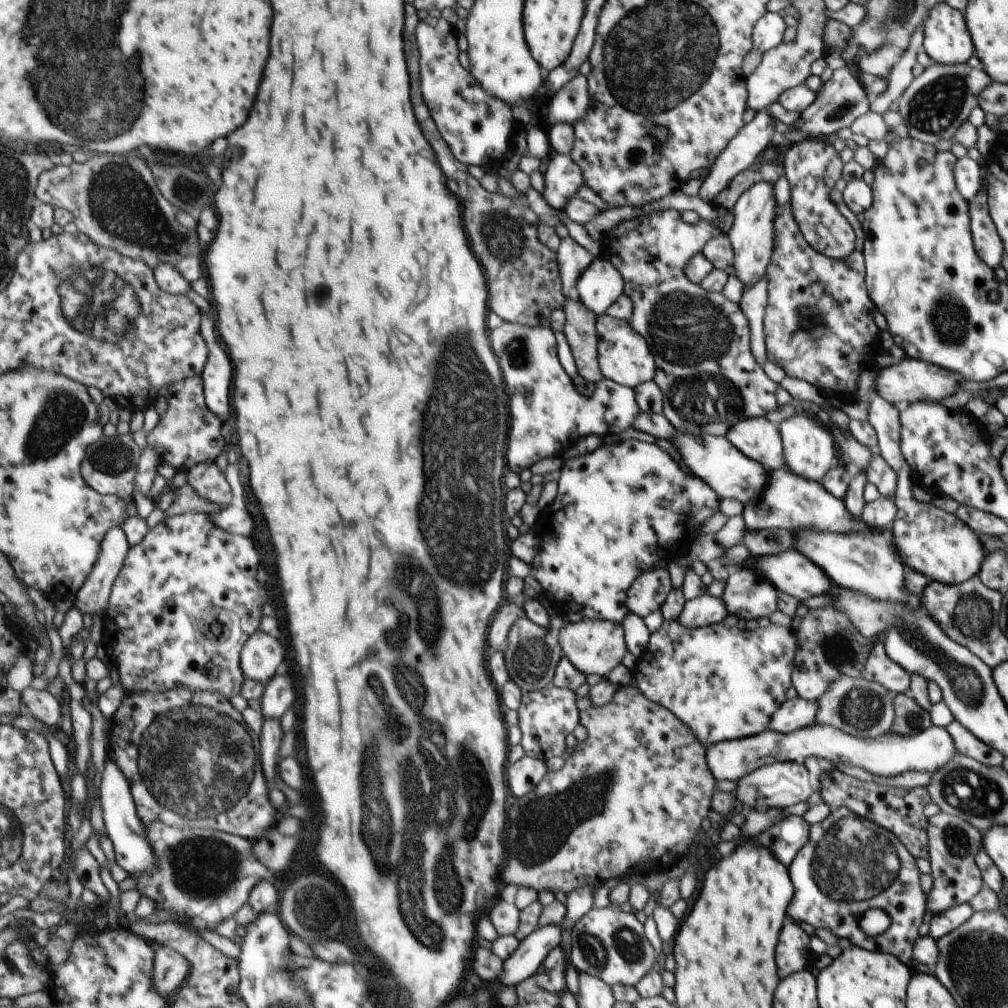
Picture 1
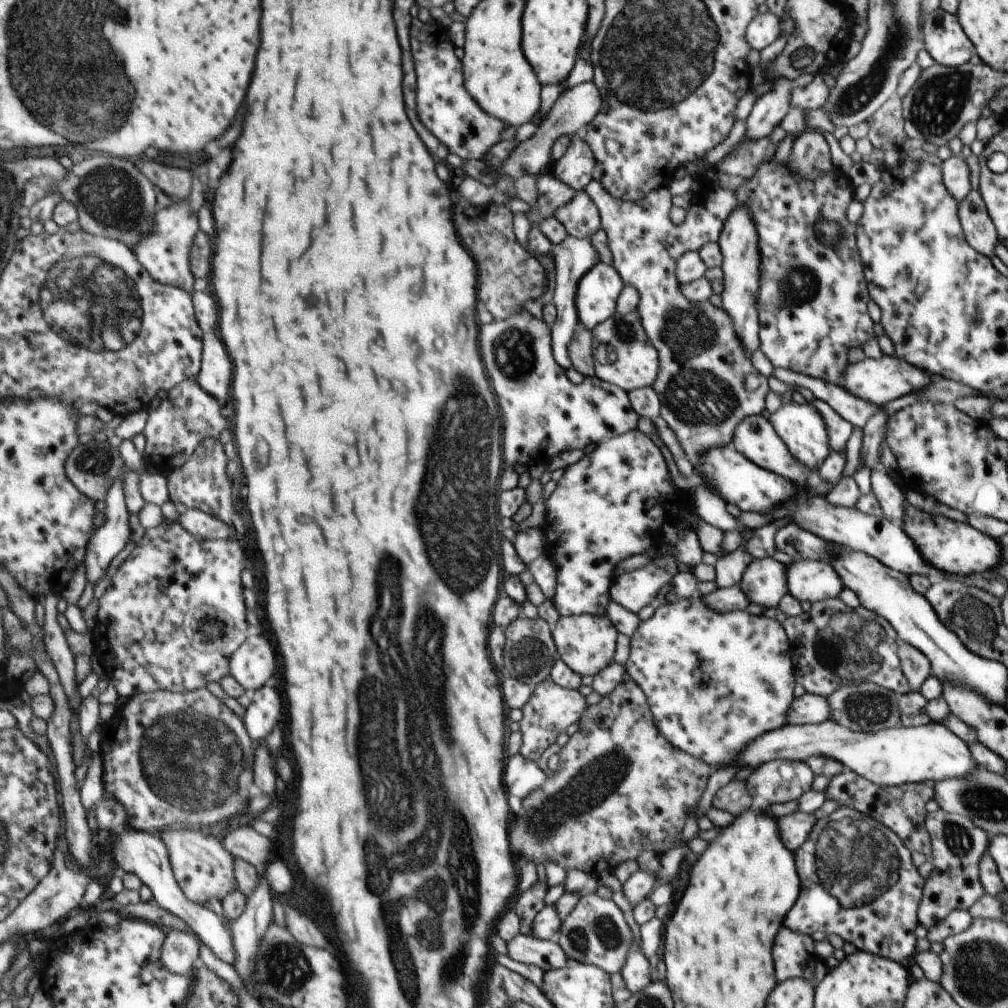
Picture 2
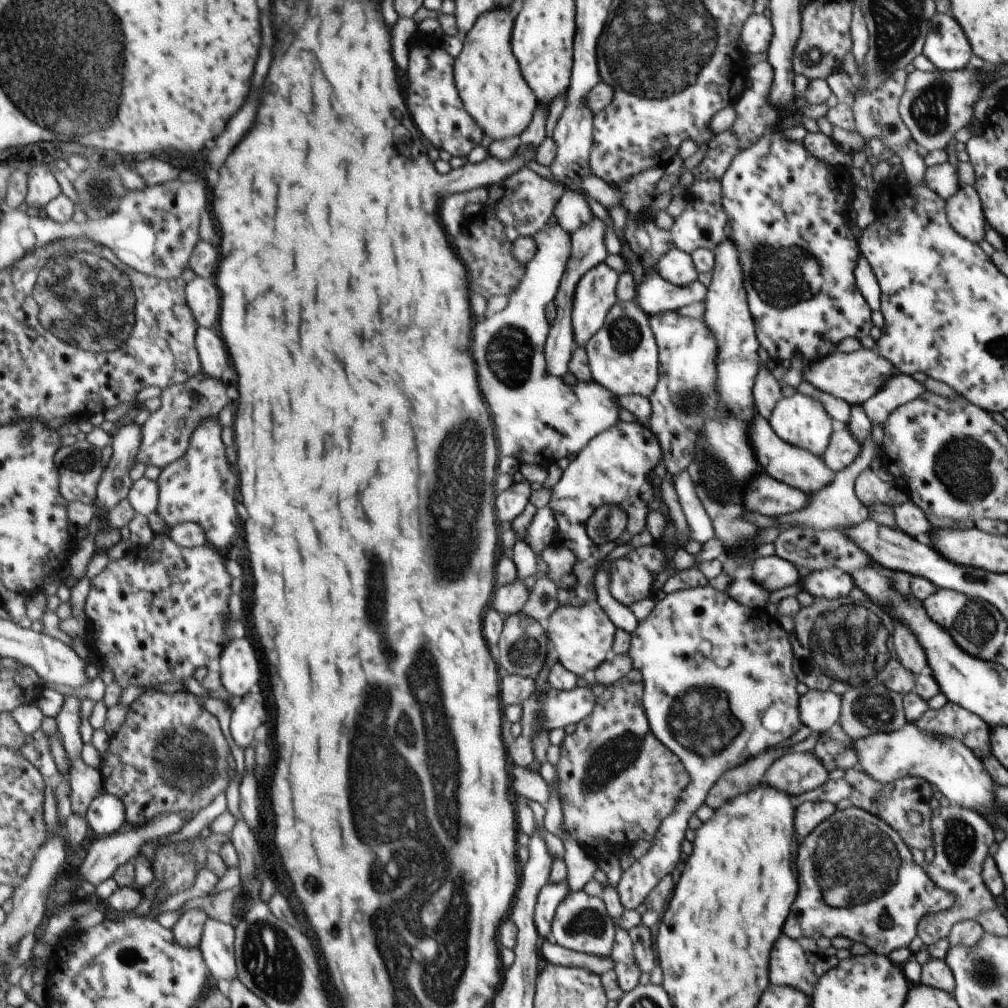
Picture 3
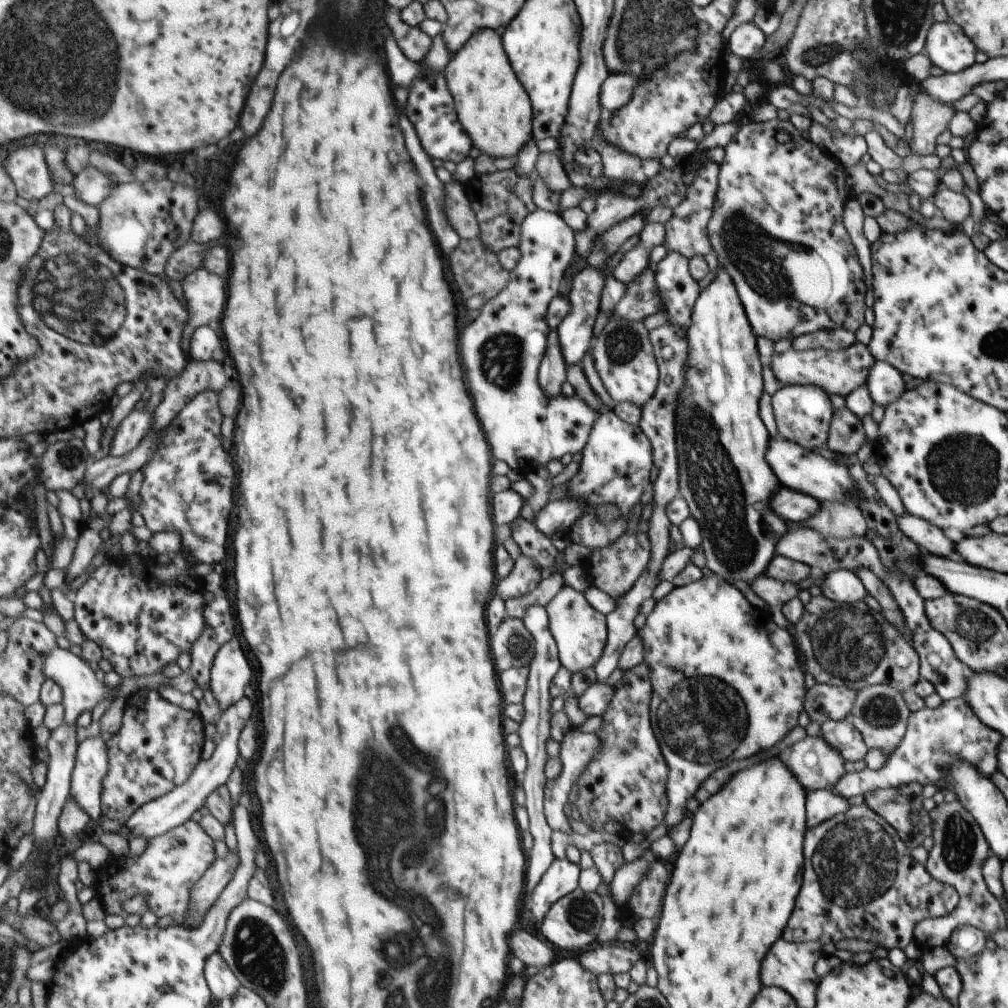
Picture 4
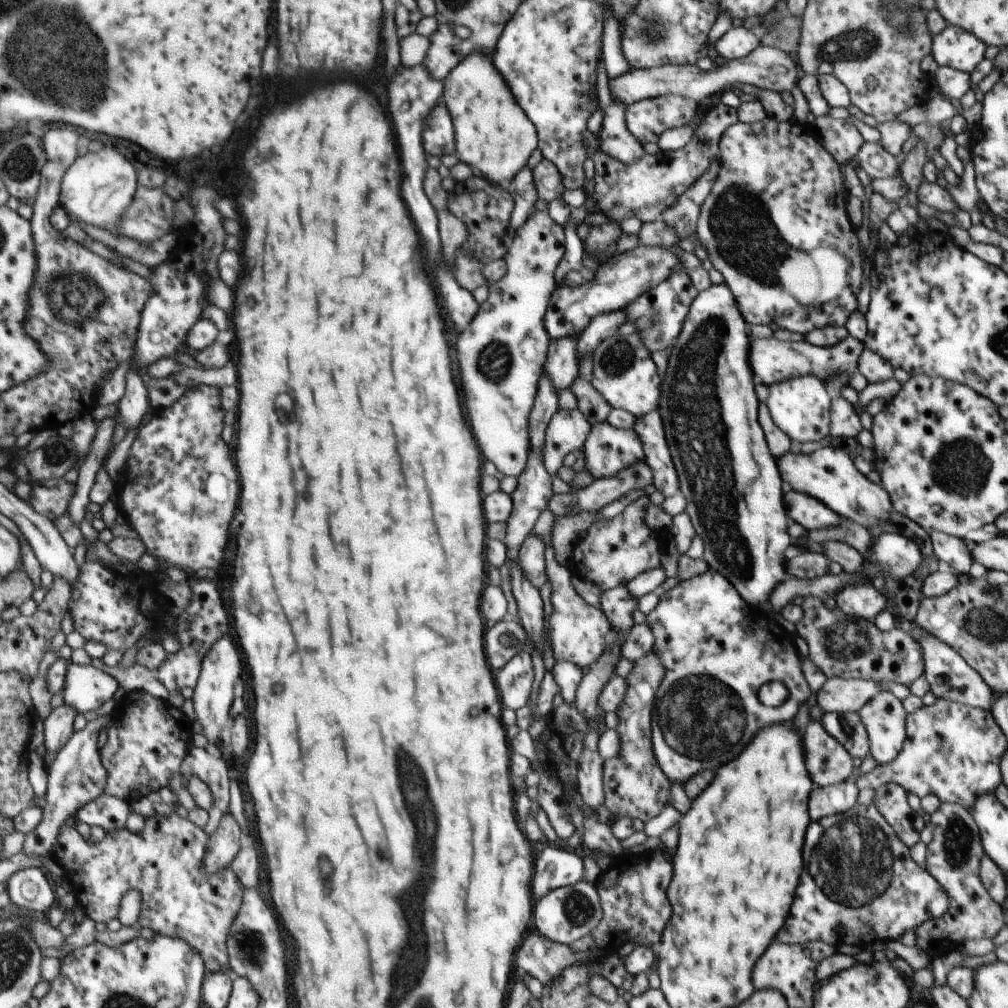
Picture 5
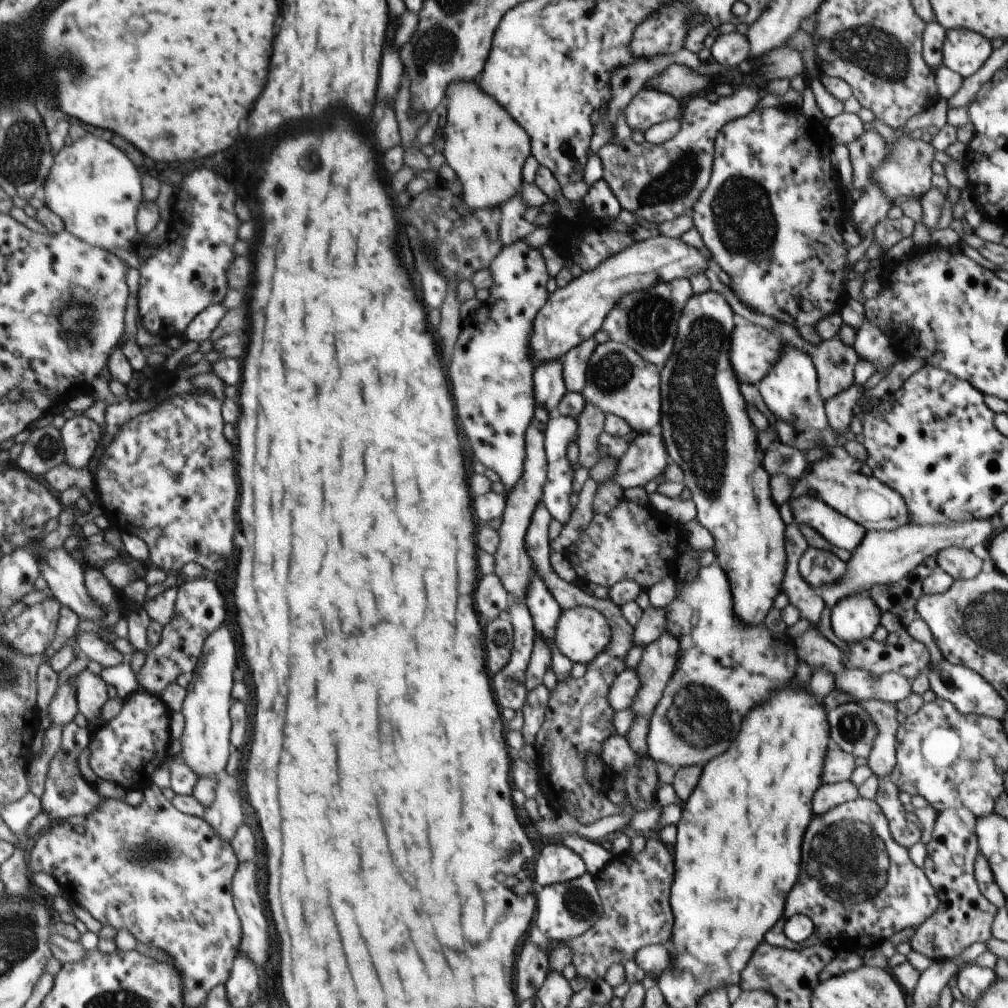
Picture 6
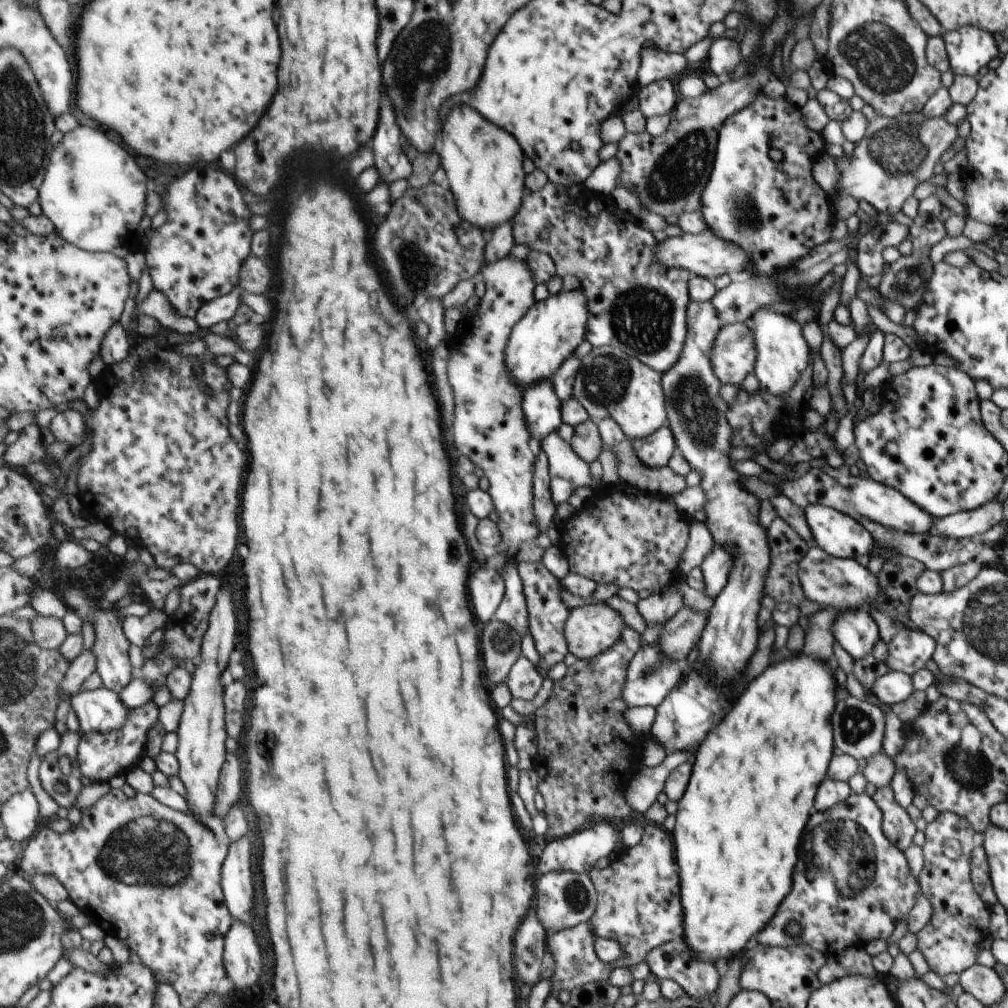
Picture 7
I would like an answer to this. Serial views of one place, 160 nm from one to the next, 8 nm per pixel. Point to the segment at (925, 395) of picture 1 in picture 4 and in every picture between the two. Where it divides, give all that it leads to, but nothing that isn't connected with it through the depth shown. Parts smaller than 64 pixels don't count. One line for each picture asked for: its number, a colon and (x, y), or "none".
2: (877, 381)
3: (855, 377)
4: (840, 372)

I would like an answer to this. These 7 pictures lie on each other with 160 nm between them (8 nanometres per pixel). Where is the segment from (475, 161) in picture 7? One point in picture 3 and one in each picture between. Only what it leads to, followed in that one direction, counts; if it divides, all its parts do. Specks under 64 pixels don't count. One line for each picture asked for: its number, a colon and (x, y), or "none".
3: (488, 75)
4: (495, 110)
5: (495, 137)
6: (488, 148)

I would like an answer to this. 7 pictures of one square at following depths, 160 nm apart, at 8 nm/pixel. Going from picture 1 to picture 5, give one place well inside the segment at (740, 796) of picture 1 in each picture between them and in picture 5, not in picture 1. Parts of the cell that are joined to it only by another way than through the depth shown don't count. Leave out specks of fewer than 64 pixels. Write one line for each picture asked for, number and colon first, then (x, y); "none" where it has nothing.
2: (779, 781)
3: (795, 773)
4: (816, 765)
5: (829, 762)

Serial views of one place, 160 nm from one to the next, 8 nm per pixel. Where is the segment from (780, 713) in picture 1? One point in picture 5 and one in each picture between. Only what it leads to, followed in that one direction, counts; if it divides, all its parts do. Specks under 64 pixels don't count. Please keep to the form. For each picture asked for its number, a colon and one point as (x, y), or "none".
2: (813, 709)
3: (820, 710)
4: (824, 702)
5: (836, 695)

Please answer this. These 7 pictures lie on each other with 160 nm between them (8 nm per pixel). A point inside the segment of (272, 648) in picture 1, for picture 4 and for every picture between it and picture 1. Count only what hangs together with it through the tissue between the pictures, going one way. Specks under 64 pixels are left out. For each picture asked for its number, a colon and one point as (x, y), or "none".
2: (255, 661)
3: (241, 667)
4: (231, 673)

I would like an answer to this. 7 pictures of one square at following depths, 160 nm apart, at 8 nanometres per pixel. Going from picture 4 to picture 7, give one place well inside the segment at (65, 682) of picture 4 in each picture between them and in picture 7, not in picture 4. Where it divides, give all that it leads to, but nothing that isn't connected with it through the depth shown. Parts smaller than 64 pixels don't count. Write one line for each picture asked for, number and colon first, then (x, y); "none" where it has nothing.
5: (87, 688)
6: (91, 689)
7: (99, 710)

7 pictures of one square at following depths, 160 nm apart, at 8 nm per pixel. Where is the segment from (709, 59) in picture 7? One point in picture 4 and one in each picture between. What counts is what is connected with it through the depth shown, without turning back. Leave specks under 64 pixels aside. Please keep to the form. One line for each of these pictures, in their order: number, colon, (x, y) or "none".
4: (745, 40)
5: (736, 42)
6: (731, 49)

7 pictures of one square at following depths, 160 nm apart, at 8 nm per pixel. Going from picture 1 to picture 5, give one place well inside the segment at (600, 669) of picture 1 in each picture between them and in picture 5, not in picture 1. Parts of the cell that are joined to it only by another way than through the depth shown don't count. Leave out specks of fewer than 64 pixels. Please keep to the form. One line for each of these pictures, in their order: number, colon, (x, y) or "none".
2: (586, 642)
3: (582, 636)
4: (578, 631)
5: (578, 633)

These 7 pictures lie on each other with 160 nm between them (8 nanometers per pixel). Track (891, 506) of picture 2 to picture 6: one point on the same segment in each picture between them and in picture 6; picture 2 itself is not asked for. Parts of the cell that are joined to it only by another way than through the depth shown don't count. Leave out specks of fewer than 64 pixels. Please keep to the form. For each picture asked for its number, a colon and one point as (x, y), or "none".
3: (907, 517)
4: (928, 538)
5: (950, 549)
6: (960, 563)

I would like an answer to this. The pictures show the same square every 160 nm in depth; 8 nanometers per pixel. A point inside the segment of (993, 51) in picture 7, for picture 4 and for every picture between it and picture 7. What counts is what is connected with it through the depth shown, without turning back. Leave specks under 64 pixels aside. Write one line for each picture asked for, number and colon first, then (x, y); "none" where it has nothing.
4: (947, 46)
5: (954, 47)
6: (963, 51)

